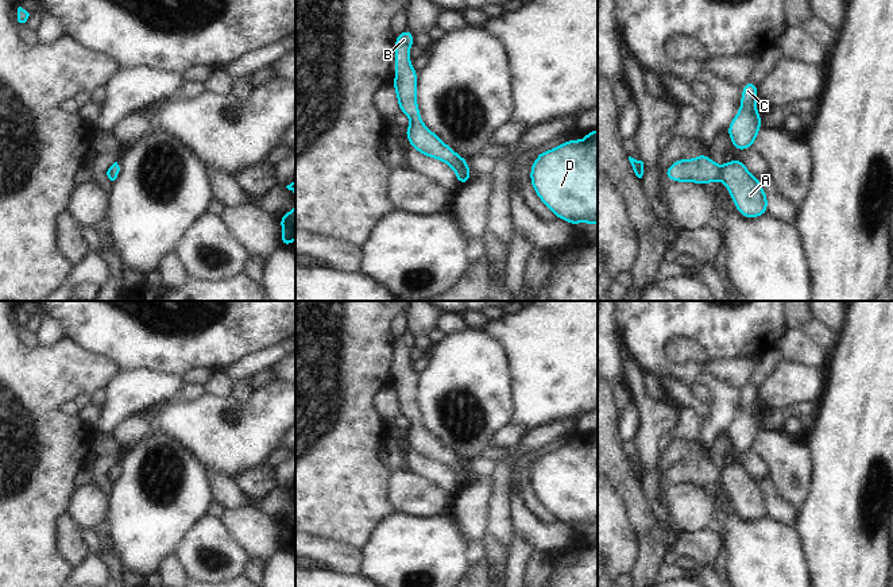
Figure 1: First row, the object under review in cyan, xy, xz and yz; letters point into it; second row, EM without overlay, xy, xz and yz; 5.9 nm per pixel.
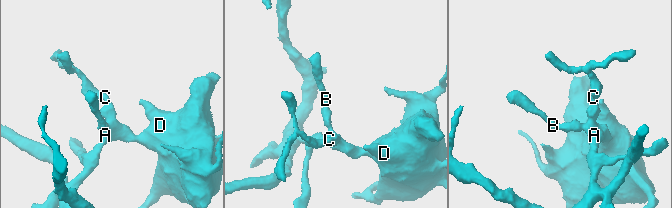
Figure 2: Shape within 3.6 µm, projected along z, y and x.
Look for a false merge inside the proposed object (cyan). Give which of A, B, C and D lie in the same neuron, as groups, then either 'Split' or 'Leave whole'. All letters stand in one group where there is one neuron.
Groups: A B C D. Leave whole

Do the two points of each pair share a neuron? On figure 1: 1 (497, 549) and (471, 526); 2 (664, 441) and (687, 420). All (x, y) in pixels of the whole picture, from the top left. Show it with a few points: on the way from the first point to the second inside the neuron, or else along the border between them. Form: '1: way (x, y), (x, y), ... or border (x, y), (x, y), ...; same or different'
1: border (486, 530), (480, 540); different
2: way (669, 436), (683, 425); same

